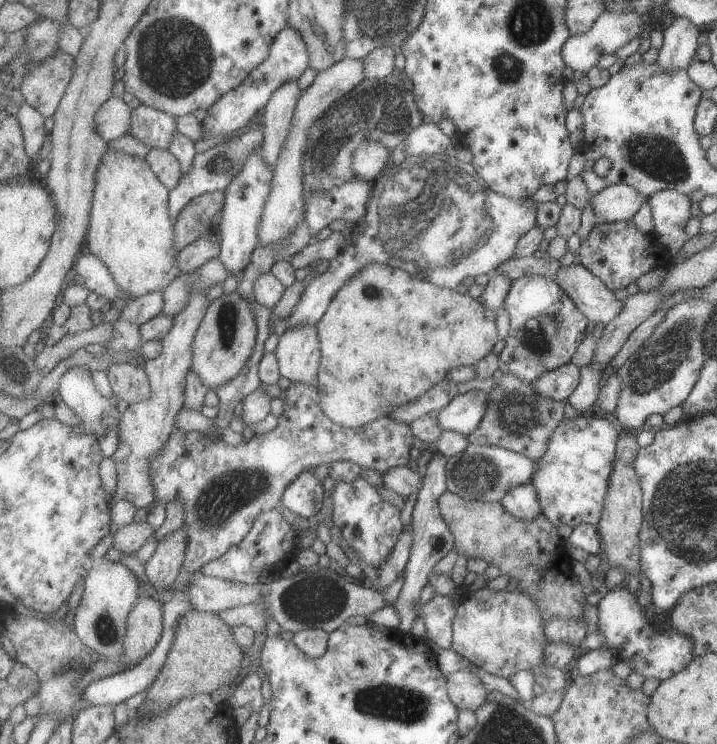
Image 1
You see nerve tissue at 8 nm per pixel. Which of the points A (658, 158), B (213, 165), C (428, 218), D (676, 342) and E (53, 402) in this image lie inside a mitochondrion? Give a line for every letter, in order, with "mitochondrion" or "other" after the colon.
A: mitochondrion
B: other
C: mitochondrion
D: mitochondrion
E: other

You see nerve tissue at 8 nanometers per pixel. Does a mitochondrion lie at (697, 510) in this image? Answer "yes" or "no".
yes

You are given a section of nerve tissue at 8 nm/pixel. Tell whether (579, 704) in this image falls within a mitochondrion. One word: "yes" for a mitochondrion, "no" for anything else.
no

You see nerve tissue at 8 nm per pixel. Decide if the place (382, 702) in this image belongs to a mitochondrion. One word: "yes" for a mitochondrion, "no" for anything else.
yes

